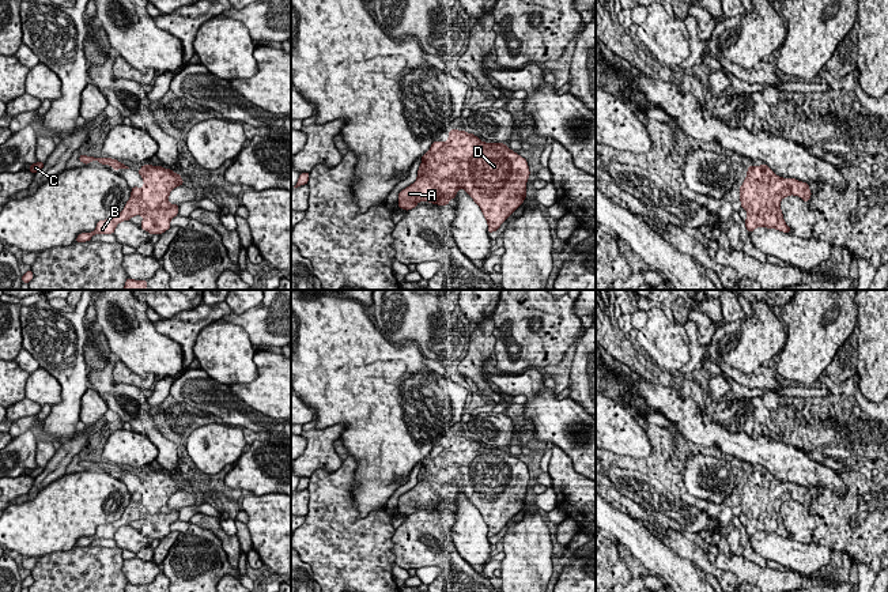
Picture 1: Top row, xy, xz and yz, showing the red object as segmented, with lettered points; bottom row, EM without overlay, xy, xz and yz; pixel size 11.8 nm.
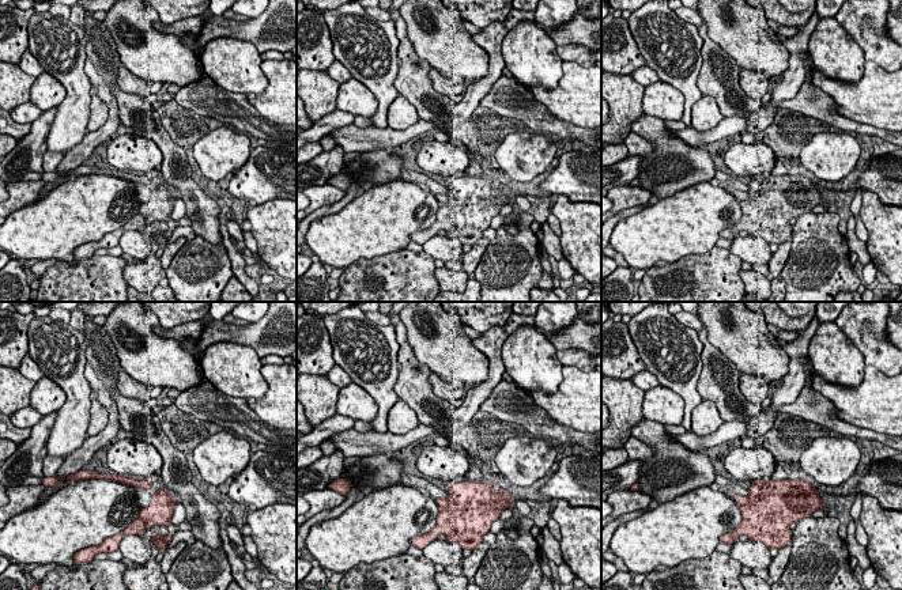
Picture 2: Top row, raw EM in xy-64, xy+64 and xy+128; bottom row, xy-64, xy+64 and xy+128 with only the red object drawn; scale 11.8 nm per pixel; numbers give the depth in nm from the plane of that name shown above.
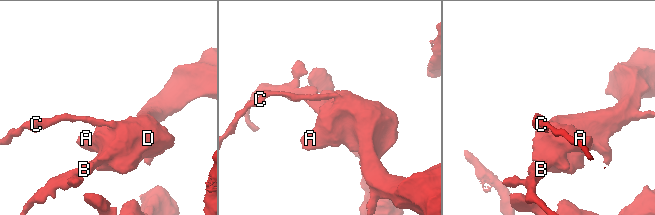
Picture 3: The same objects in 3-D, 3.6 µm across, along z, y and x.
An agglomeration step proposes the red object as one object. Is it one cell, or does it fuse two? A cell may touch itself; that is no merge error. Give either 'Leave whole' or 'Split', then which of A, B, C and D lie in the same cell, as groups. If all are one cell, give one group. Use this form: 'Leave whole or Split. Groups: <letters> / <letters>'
Leave whole. Groups: A B C D

